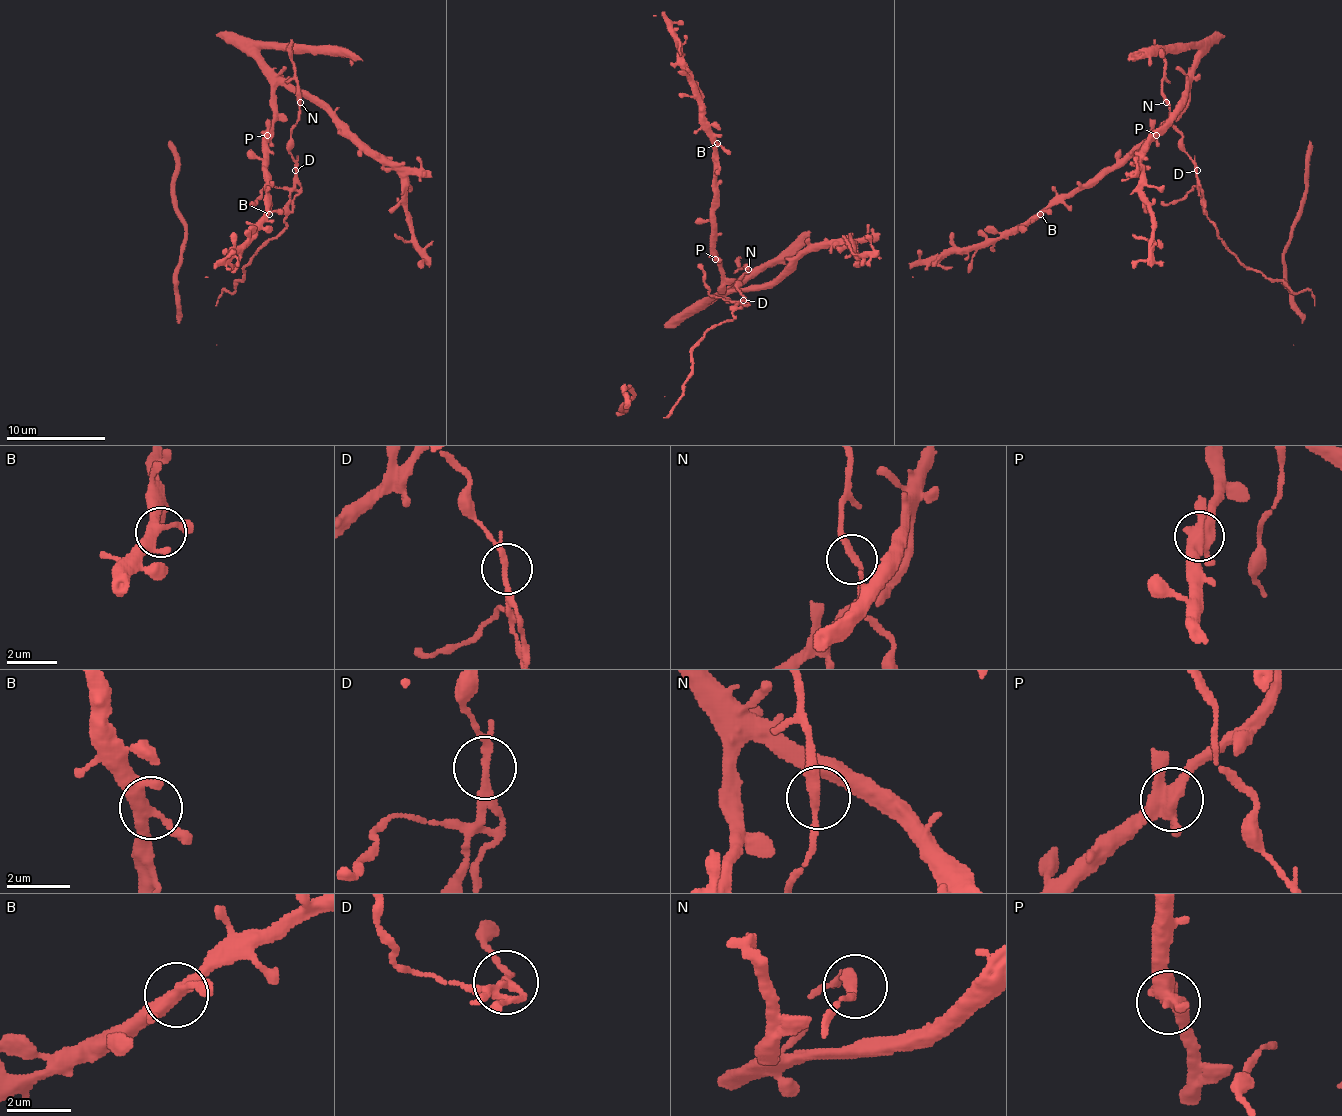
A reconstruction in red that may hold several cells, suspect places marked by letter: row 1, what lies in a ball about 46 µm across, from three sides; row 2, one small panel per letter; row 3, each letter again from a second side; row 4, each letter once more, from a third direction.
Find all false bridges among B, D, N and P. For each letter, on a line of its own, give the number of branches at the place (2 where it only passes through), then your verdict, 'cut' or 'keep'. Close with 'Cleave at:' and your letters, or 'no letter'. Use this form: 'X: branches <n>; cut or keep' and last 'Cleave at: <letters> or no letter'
B: branches 4; keep
D: branches 3; cut
N: branches 2; keep
P: branches 4; keep
Cleave at: D

